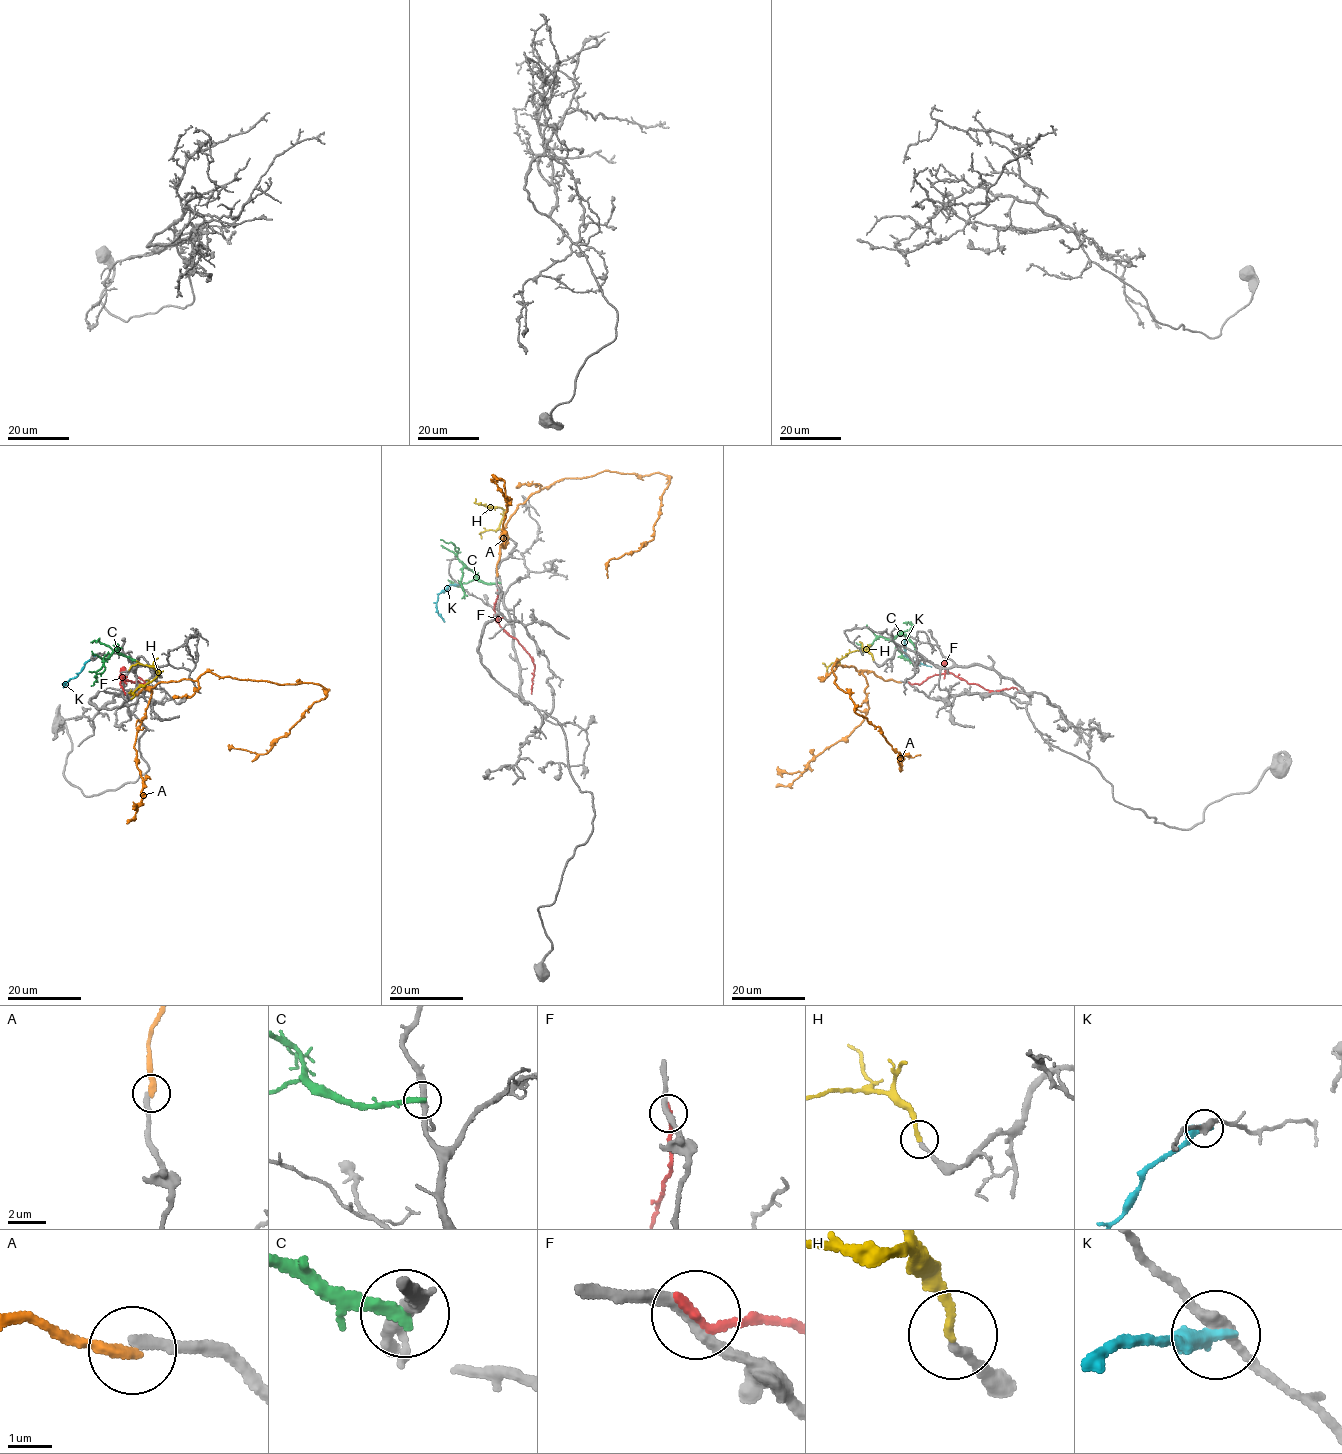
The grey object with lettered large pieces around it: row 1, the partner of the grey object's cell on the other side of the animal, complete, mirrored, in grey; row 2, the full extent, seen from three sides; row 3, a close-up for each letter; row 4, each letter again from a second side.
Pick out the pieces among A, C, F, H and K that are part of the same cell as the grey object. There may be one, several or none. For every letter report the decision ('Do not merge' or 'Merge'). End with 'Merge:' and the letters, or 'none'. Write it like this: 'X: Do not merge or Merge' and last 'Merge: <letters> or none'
A: Do not merge
C: Do not merge
F: Do not merge
H: Merge
K: Do not merge
Merge: H

